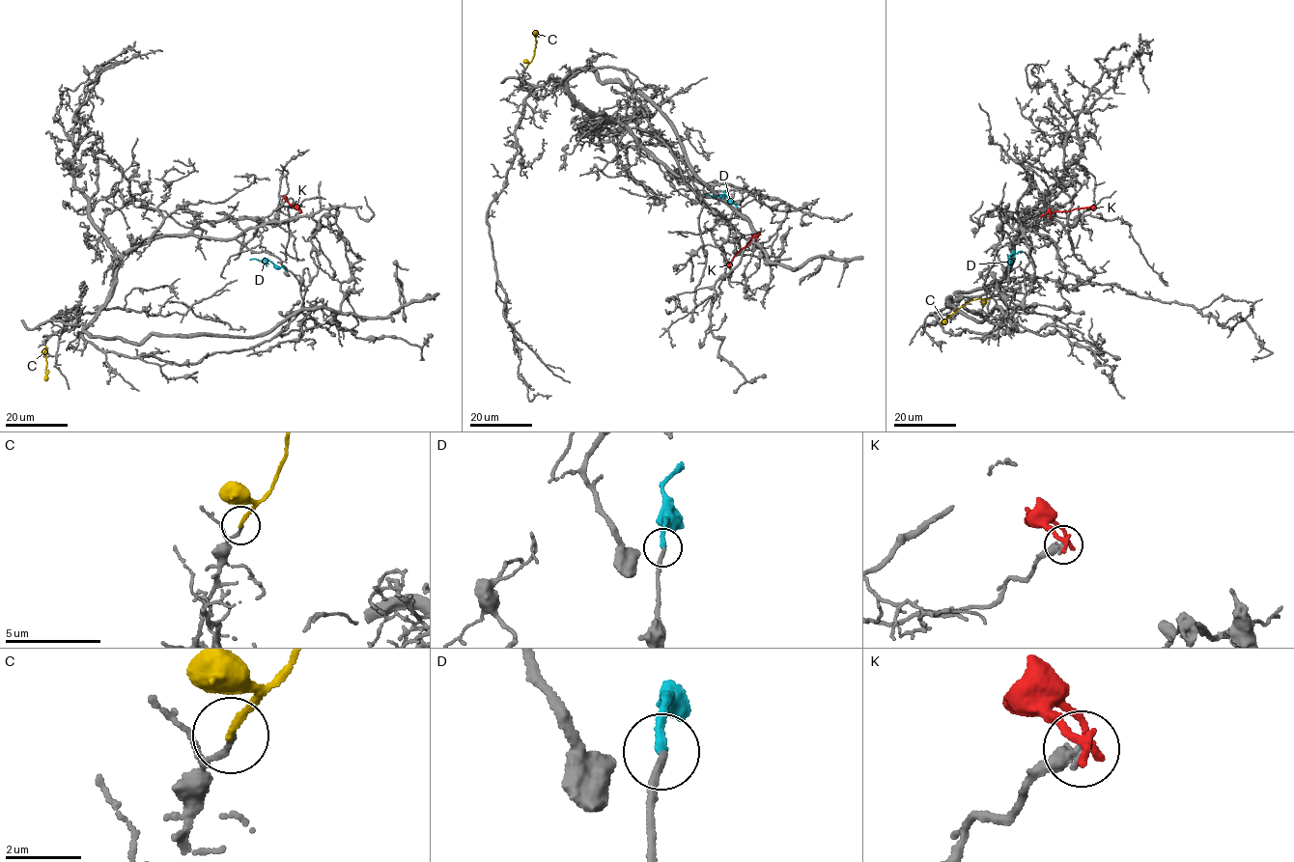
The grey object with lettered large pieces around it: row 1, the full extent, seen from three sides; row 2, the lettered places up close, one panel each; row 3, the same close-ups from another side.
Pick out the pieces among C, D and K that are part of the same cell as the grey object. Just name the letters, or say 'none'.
D

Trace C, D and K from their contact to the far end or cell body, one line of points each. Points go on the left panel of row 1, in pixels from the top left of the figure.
C: (45, 347), (46, 380)
D: (287, 270), (270, 261), (250, 260)
K: (299, 211), (288, 204), (284, 196)

